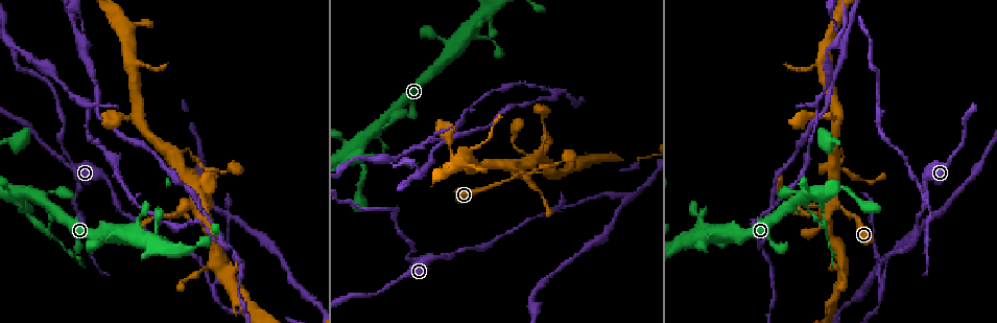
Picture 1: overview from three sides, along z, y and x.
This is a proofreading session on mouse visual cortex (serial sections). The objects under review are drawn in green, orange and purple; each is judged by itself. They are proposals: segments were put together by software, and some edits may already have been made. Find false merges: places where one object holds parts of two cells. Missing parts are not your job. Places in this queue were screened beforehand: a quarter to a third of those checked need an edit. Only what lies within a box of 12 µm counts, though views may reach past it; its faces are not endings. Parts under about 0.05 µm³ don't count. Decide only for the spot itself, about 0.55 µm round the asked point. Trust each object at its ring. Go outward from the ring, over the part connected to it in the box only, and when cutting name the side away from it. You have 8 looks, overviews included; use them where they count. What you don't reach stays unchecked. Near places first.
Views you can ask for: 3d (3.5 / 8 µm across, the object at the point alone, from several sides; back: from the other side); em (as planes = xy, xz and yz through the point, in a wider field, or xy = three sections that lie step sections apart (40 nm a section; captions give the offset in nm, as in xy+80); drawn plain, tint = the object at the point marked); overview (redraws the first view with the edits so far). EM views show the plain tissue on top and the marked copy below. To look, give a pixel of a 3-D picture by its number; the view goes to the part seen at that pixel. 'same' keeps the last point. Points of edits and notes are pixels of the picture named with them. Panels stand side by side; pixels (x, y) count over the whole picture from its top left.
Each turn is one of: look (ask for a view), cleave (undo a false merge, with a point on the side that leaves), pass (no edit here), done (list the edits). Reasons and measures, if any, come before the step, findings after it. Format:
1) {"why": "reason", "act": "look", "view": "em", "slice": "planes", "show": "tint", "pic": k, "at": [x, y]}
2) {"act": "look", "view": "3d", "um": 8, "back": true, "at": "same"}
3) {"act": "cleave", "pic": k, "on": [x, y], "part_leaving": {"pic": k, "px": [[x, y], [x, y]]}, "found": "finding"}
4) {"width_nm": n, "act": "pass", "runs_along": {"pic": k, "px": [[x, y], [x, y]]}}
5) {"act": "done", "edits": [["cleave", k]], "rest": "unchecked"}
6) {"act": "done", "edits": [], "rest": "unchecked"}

{"why": "looks like a crossing", "act": "look", "view": "3d", "um": 3.5, "pic": 1, "at": [821, 202]}

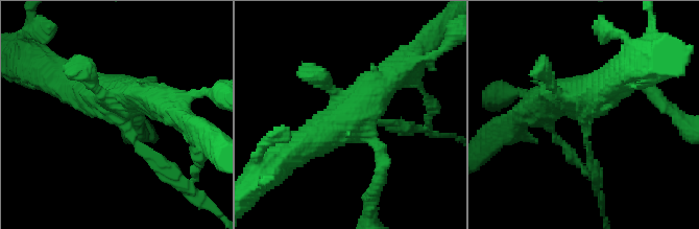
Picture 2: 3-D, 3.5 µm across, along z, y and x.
{"why": "need the tissue", "act": "look", "view": "em", "slice": "xy", "step": 1, "show": "tint", "pic": 2, "at": [124, 116]}

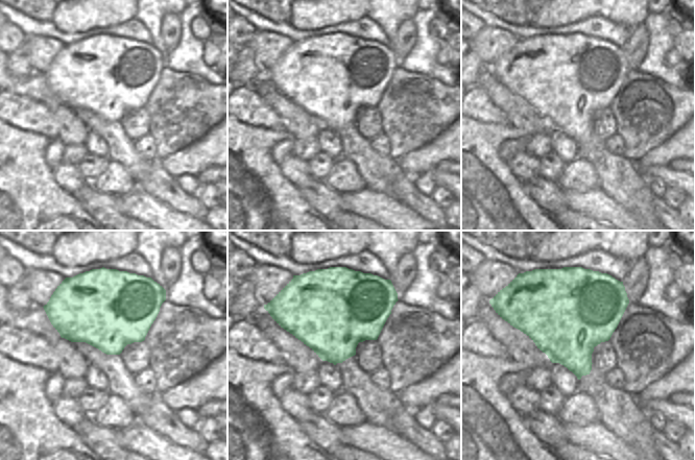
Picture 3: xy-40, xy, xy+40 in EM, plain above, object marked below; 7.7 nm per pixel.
{"act": "cleave", "pic": 2, "on": [155, 166], "part_leaving": {"pic": 2, "px": [[127, 131], [140, 151], [198, 202]]}, "found": "a second cell is stuck on"}

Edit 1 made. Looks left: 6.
{"act": "look", "view": "overview"}

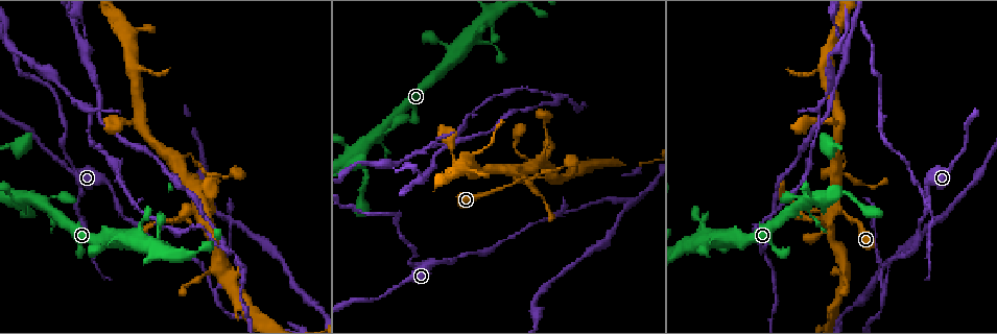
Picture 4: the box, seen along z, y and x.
{"why": "thick turns thin", "act": "look", "view": "3d", "um": 3.5, "pic": 4, "at": [112, 186]}

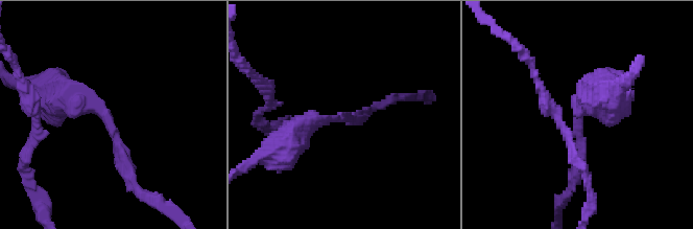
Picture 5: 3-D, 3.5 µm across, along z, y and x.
{"arm_widths_nm": [200, 450], "act": "look", "view": "em", "slice": "xy", "step": 1, "show": "tint", "pic": 5, "at": [338, 119]}

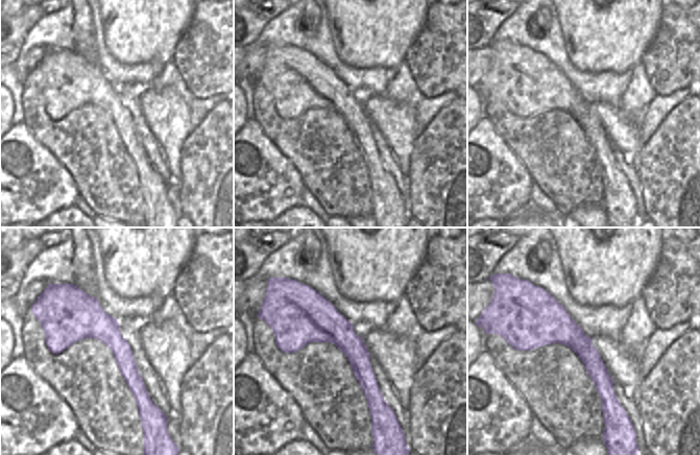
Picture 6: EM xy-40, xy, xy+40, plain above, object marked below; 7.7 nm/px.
{"width_nm": 280, "act": "pass", "runs_along": {"pic": 5, "px": [[49, 97], [97, 107], [133, 181]]}, "found": "all the same cell"}

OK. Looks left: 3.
{"why": "sharp bend", "act": "look", "view": "3d", "um": 3.5, "pic": 4, "at": [193, 205]}

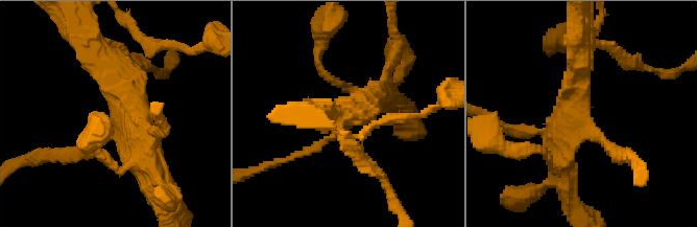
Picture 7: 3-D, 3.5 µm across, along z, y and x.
{"arms": 4, "arm_widths_nm": [150, 150, 400, 400], "act": "look", "view": "em", "slice": "planes", "show": "tint", "pic": 7, "at": [116, 118]}

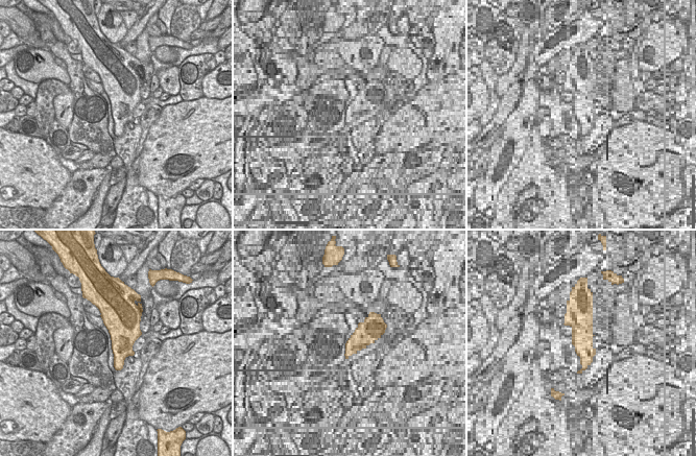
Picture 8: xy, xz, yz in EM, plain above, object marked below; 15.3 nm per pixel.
{"act": "pass", "runs_along": {"pic": 7, "px": [[616, 155], [579, 113], [579, 55]]}, "found": "all the same cell"}

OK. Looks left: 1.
{"act": "done", "edits": [["cleave", 2]], "rest": "unchecked"}

